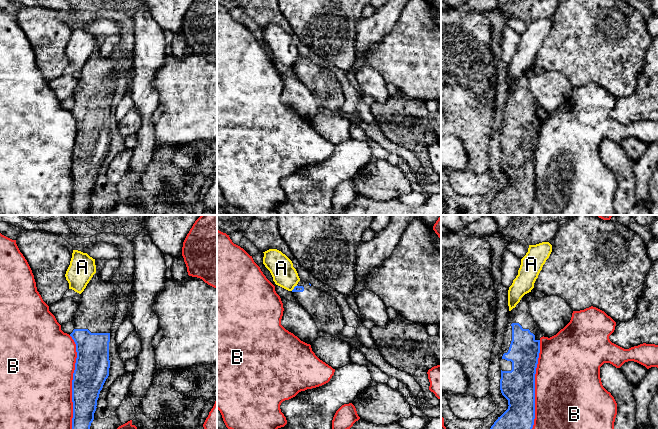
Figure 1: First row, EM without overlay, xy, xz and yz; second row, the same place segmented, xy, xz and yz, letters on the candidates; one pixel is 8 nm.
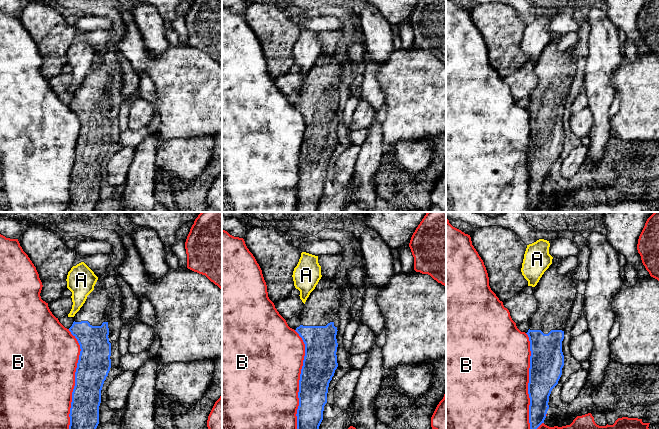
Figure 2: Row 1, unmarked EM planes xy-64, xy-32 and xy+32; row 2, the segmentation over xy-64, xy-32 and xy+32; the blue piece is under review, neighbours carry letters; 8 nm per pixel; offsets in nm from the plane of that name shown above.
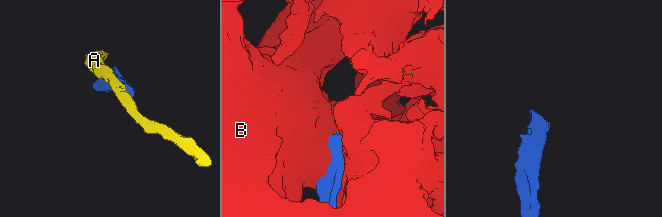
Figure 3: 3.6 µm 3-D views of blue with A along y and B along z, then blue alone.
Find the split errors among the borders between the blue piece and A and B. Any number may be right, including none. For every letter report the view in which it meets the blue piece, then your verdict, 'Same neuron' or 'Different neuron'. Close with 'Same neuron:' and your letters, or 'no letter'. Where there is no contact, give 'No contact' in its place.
A: Touches blue in xz. Different neuron
B: Touches blue in xy. Different neuron
Same neuron: no letter

